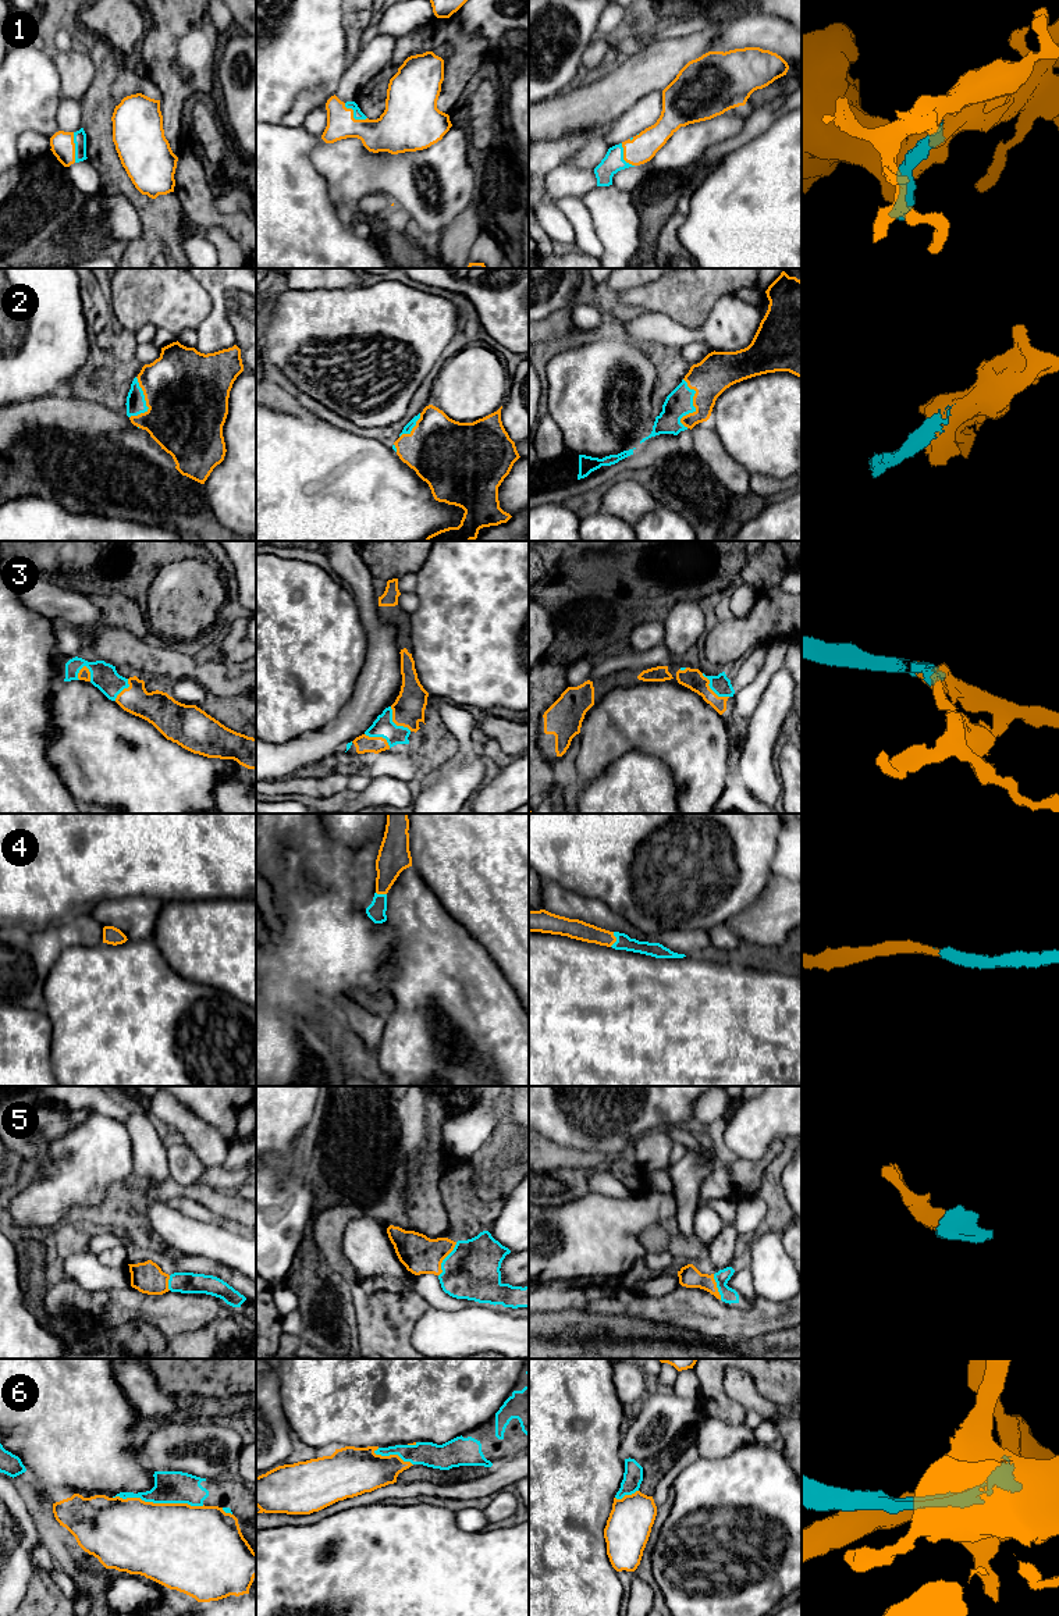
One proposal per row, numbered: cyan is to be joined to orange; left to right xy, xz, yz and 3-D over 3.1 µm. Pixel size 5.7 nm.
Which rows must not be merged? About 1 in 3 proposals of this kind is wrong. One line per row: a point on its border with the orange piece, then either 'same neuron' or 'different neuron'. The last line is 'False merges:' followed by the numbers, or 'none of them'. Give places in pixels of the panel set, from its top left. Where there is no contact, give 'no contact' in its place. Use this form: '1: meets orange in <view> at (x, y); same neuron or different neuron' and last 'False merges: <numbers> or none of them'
1: meets orange in xz at (352, 116); same neuron
2: meets orange in yz at (693, 405); same neuron
3: meets orange in yz at (711, 690); same neuron
4: meets orange in yz at (615, 939); same neuron
5: meets orange in xz at (444, 1257); same neuron
6: meets orange in xy at (159, 1504); different neuron
False merges: 6

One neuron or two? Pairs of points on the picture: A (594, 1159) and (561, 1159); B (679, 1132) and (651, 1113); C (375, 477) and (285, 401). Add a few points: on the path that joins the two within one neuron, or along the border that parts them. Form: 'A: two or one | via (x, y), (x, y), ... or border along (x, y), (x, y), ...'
A: one | via (586, 1159), (569, 1159)
B: two | border along (693, 1125), (671, 1125), (665, 1128)
C: two | border along (272, 408), (280, 412), (317, 419)

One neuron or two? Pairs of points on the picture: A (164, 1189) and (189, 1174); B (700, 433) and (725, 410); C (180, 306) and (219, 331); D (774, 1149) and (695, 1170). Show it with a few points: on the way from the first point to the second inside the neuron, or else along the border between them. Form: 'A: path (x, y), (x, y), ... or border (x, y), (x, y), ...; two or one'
A: border (169, 1177), (181, 1184), (198, 1181); two
B: border (709, 423), (727, 451); two
C: border (203, 287), (212, 299), (212, 310), (196, 330); two
D: border (715, 1168), (700, 1186), (702, 1199); two

